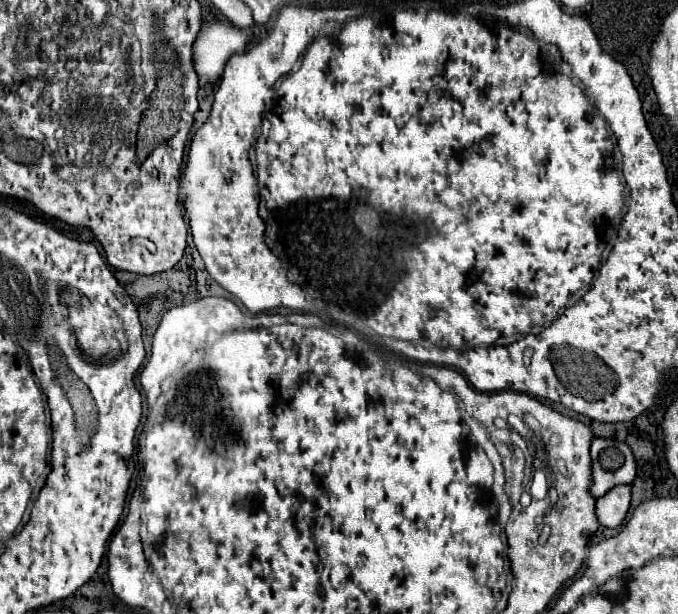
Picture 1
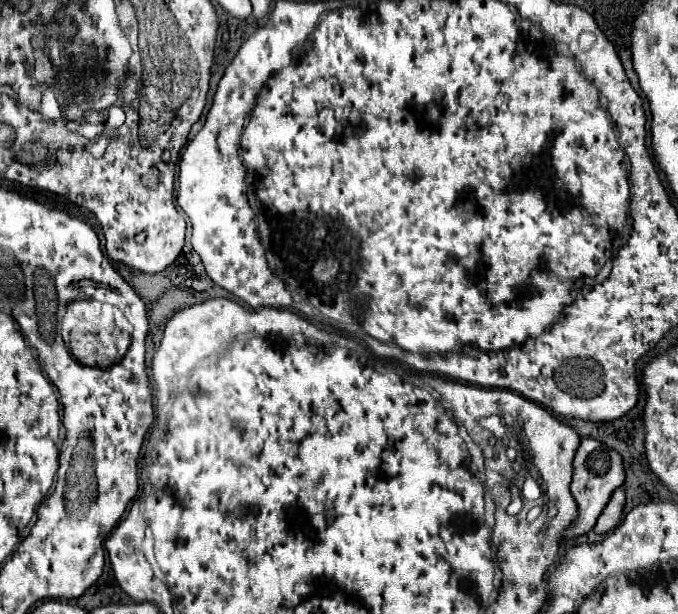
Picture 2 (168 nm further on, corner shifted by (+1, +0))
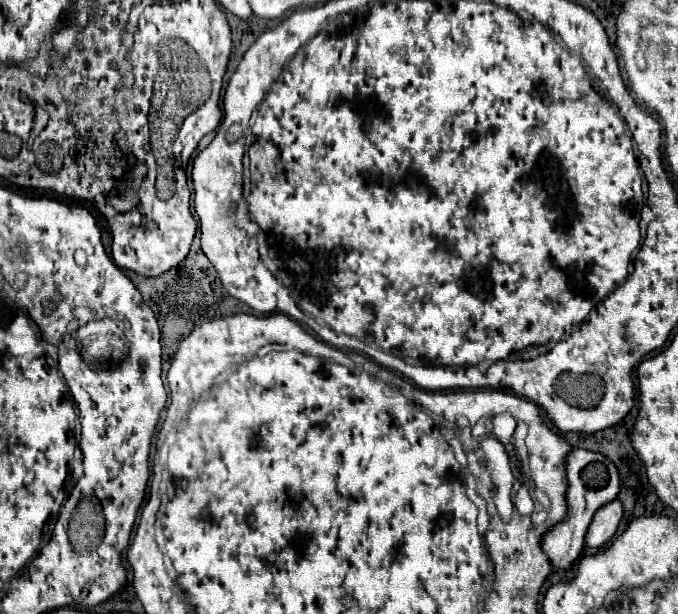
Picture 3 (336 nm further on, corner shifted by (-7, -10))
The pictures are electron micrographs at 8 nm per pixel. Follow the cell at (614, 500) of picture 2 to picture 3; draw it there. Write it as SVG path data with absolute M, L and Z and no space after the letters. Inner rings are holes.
M612 500L604 508L600 508L600 512L596 512L596 516L590 524L590 534L588 534L586 546L602 548L604 544L608 544L610 538L616 534L622 514L624 514L624 506L620 500Z

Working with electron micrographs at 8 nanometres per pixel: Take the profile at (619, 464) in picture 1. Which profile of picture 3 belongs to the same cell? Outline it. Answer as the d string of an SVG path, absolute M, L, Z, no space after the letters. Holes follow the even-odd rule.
M572 450L570 456L566 458L566 478L568 478L568 490L566 490L566 500L568 500L568 516L564 522L556 524L546 536L544 536L544 552L552 560L552 566L556 570L568 568L574 560L580 558L584 544L586 544L586 534L590 520L594 514L608 502L612 502L618 492L620 492L620 474L612 460L608 460L604 454L590 452L590 450Z

